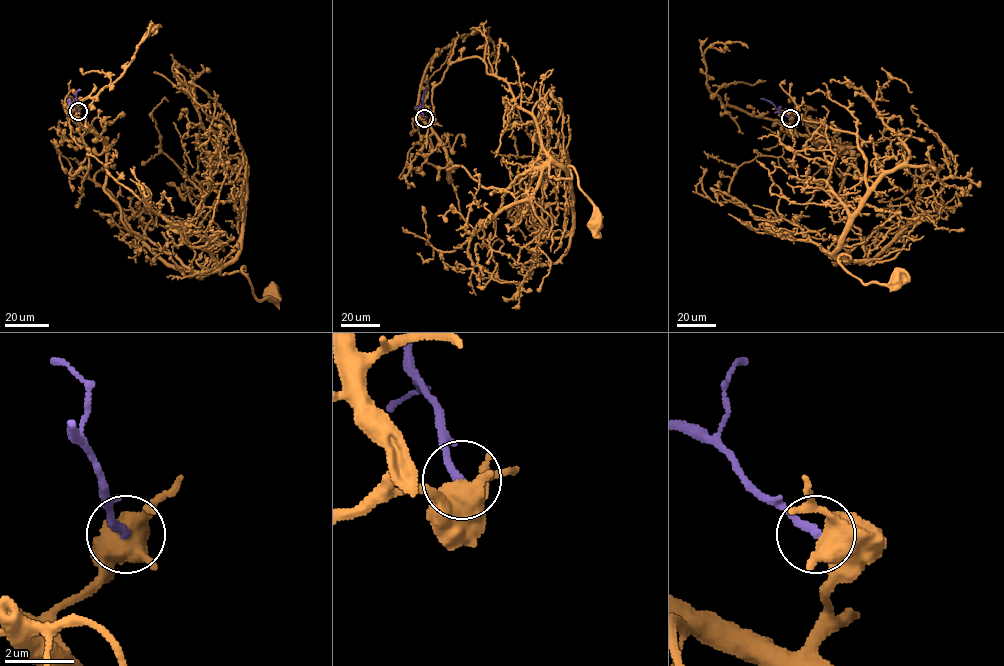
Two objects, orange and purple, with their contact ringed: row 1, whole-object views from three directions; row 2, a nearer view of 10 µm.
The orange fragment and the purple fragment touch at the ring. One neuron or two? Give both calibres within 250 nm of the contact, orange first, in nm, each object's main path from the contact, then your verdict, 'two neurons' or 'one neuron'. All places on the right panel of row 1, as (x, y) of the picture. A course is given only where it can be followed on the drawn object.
500 nm thick on the orange side, 240 nm on the other; orange runs (790, 118), (851, 152), (838, 213), (861, 242), (836, 258), (864, 283), (898, 280); purple runs (789, 118), (770, 102), (761, 98); two neurons

